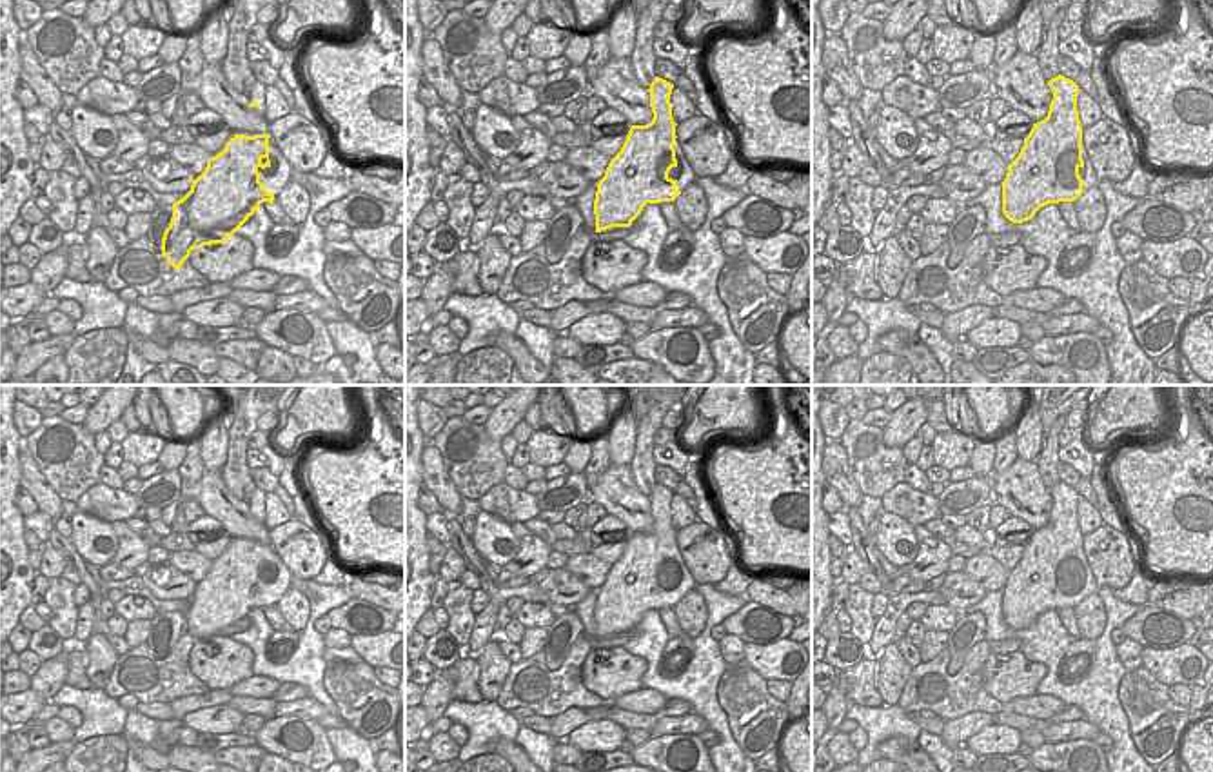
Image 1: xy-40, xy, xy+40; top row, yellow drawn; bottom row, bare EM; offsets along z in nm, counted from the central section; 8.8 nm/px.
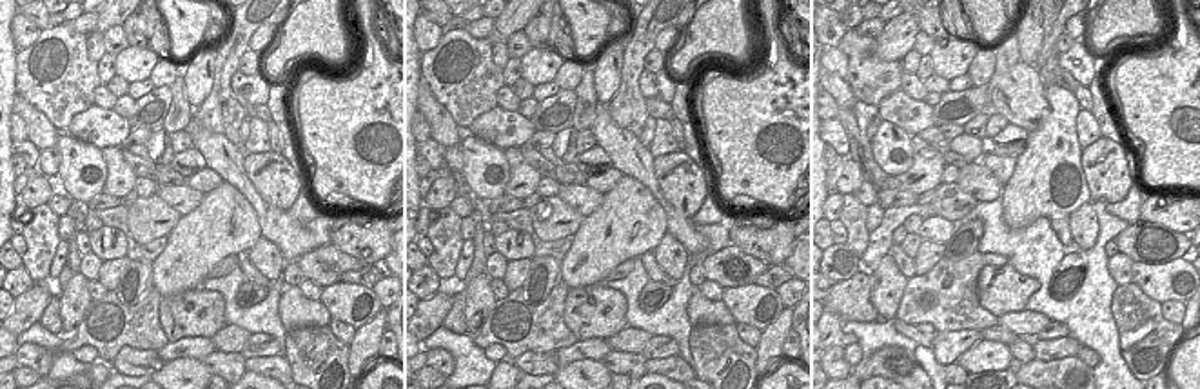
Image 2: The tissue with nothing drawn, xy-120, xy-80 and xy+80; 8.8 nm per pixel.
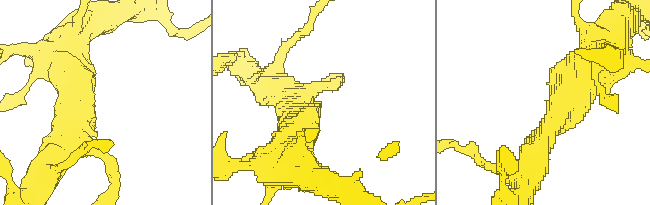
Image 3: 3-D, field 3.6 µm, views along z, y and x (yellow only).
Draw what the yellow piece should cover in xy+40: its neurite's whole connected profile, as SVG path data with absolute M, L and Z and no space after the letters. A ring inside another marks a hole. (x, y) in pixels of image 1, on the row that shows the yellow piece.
M1062 74L1051 78L1048 85L1053 93L1048 116L1033 124L1002 182L1002 213L1013 223L1031 220L1048 203L1075 202L1086 193L1079 174L1079 169L1084 167L1082 125L1077 111L1079 85Z

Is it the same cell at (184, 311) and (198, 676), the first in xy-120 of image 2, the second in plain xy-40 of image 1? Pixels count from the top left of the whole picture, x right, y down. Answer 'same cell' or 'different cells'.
same cell

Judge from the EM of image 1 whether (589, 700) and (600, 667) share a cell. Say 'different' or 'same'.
same

